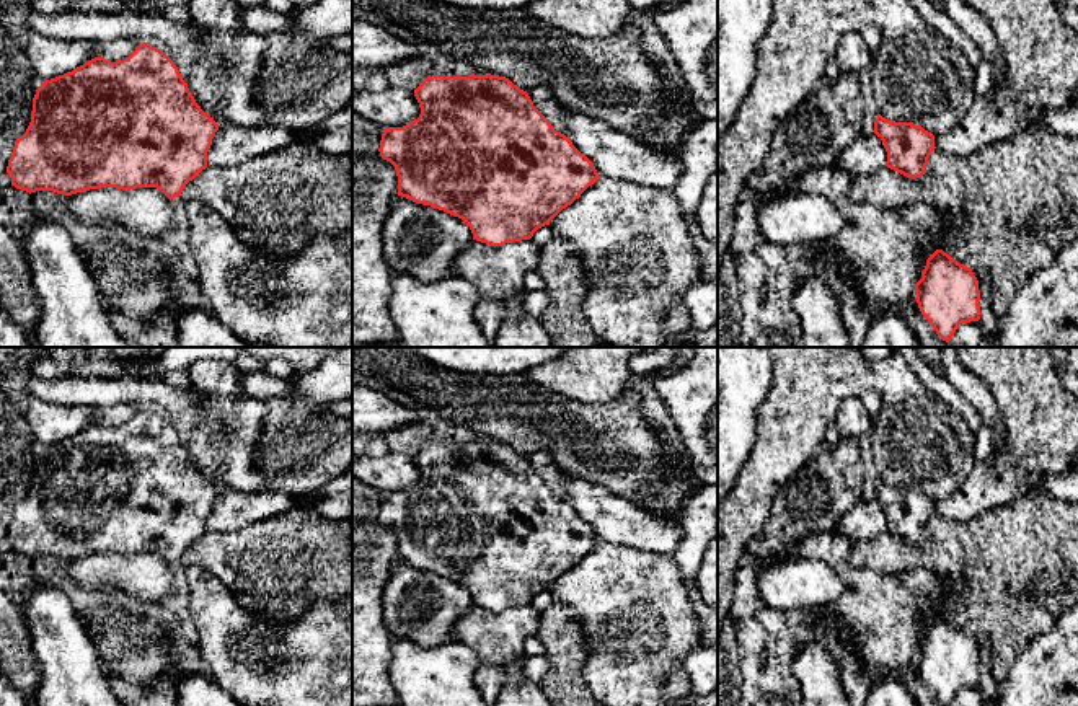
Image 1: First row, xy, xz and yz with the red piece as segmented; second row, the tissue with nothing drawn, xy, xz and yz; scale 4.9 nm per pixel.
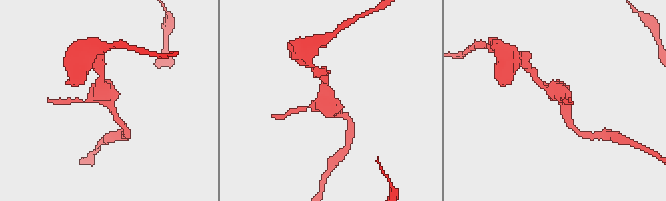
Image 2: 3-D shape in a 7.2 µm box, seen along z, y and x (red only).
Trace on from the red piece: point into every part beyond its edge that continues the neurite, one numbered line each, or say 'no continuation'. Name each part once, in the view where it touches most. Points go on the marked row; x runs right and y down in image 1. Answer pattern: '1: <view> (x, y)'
no continuation

